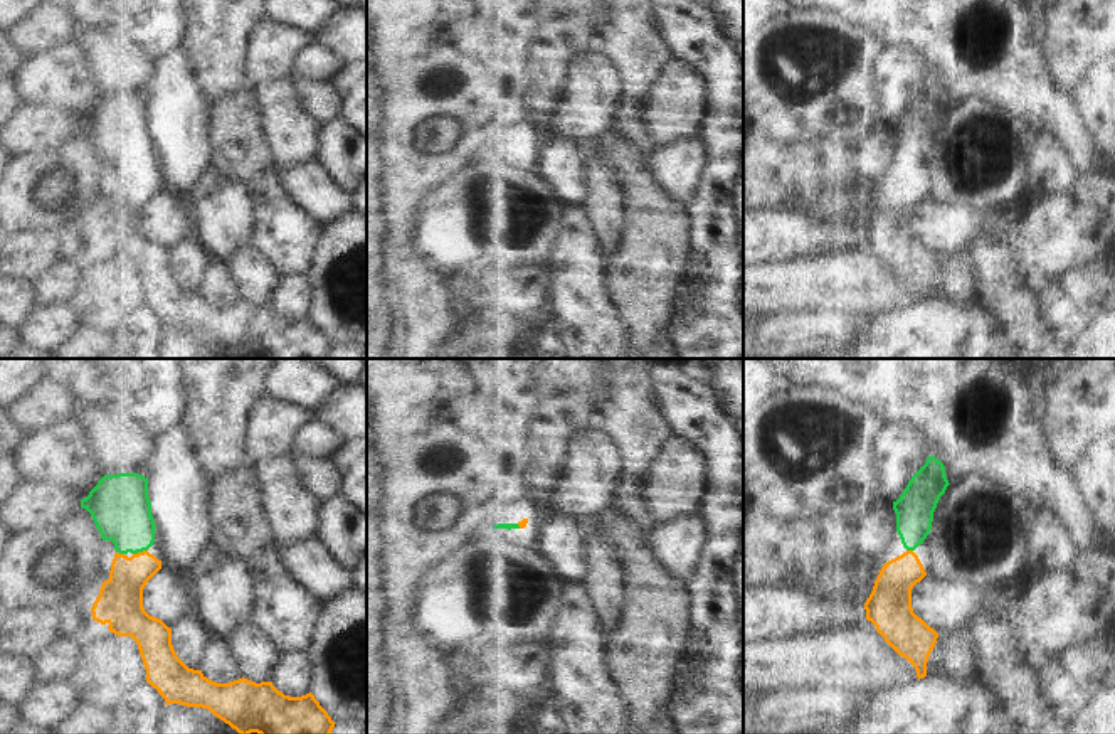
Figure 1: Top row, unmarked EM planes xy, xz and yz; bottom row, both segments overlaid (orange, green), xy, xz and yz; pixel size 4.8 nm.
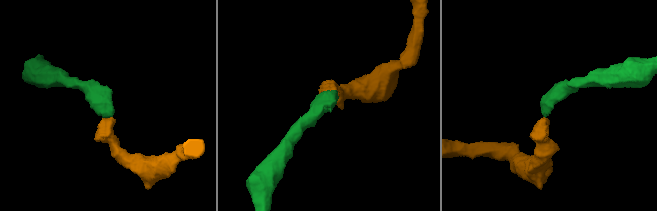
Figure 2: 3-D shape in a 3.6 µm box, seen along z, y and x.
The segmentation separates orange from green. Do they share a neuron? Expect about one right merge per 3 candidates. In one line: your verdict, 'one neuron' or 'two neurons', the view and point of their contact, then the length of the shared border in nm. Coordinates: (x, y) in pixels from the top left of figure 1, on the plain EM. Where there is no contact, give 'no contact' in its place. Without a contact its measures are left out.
one neuron; contact xy (140, 175); length 80 nm

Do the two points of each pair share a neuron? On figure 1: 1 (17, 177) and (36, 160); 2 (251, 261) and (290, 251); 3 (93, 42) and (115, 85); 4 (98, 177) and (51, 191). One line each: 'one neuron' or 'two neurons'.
1: one neuron
2: two neurons
3: one neuron
4: one neuron

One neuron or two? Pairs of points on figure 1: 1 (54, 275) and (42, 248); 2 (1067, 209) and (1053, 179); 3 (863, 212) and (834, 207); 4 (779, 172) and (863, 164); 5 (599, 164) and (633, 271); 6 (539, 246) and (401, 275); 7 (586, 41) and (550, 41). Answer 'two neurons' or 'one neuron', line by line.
1: two neurons
2: two neurons
3: one neuron
4: one neuron
5: two neurons
6: two neurons
7: one neuron

